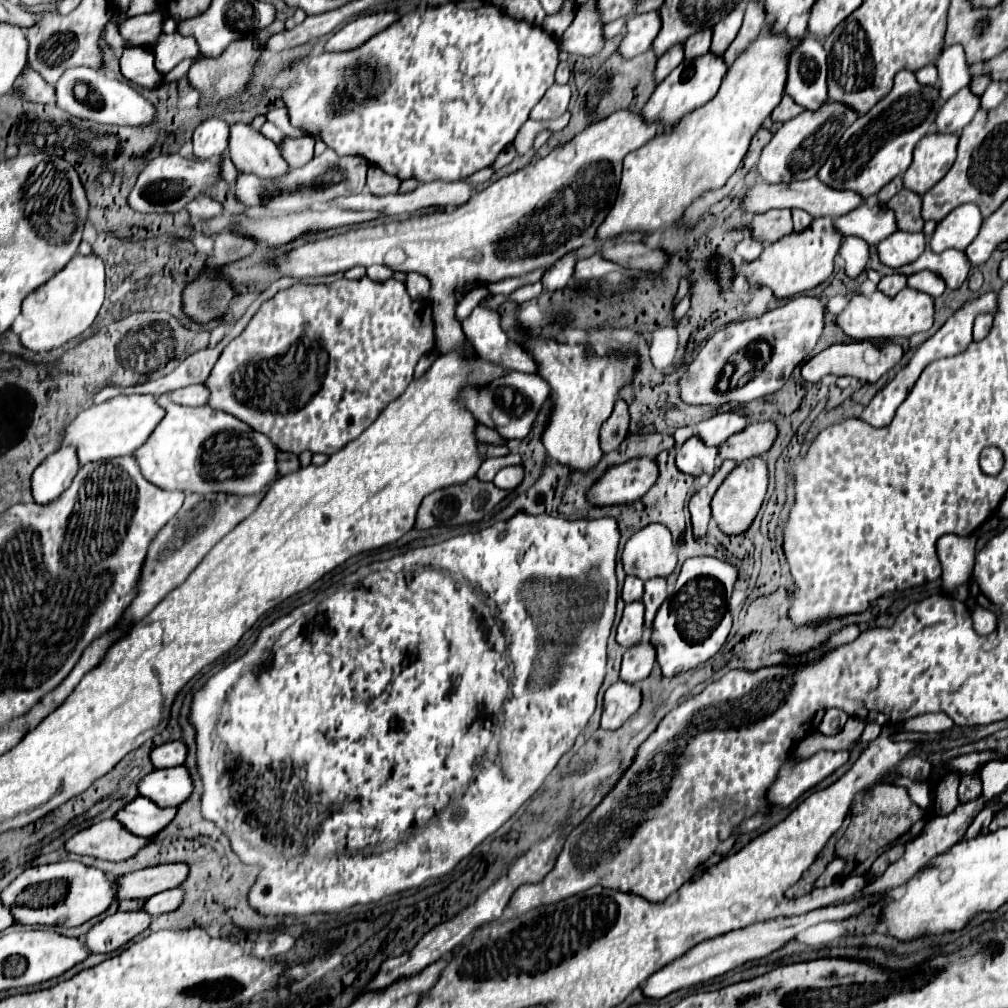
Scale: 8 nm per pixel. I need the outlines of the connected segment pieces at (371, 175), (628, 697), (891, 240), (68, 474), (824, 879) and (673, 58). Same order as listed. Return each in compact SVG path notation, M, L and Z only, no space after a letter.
M370 165L366 187L368 187L368 191L370 191L372 195L390 195L390 193L396 193L396 191L398 191L400 179L394 177L394 175L384 173L384 171L382 171L380 167L376 167L376 165Z
M624 681L614 683L604 693L604 711L602 711L602 729L618 729L630 715L638 711L642 703L642 691L638 685Z
M896 231L894 235L886 237L882 243L876 245L878 259L892 269L916 261L924 249L926 249L924 233L904 233L904 231Z
M64 447L54 451L32 475L32 499L38 505L52 503L52 499L58 499L58 495L62 495L62 491L70 487L76 473L76 449Z
M840 857L832 859L826 869L824 869L824 873L822 873L822 875L816 879L814 889L822 889L822 887L828 887L828 885L833 884L836 879L843 875L844 868L844 859L840 859Z
M680 43L680 47L672 47L670 51L666 51L660 59L658 59L658 67L656 67L656 81L664 81L672 69L676 69L682 61L684 61L684 51L682 51L684 43Z

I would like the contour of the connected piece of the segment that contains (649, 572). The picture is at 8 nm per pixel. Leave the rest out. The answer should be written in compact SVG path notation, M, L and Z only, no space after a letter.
M658 523L636 531L624 547L622 563L626 575L642 581L668 577L678 563L670 531Z

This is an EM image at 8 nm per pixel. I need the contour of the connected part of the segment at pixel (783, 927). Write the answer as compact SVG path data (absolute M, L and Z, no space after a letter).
M864 897L864 899L856 899L856 901L832 905L832 907L820 907L820 909L814 909L814 911L798 915L798 917L782 917L782 919L774 919L774 921L754 923L754 925L748 925L744 929L736 929L736 931L730 931L726 935L702 941L702 943L694 945L690 951L686 951L682 957L678 957L674 963L668 963L666 967L662 967L662 971L656 971L644 983L642 993L644 993L644 997L650 997L650 999L662 999L662 997L666 997L666 995L670 995L670 993L674 993L678 989L686 989L686 987L692 987L696 983L710 981L710 979L714 979L718 975L724 975L724 973L744 965L746 961L770 955L772 951L780 949L782 943L790 941L796 933L800 933L800 931L804 931L804 929L808 929L812 925L818 925L822 921L848 919L856 909L864 909L874 899L876 897Z

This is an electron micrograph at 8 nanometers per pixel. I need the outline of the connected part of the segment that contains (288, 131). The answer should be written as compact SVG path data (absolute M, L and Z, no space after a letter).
M272 109L272 111L268 111L268 113L266 113L266 121L274 123L284 135L304 135L304 133L300 133L300 129L294 129L294 127L290 125L286 109Z

